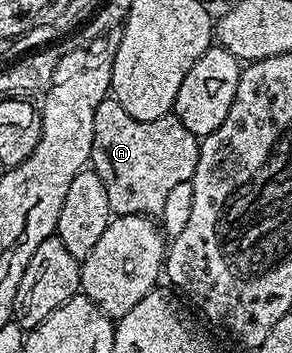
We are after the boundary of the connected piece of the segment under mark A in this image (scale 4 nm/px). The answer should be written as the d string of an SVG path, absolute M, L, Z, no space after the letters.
M113 97L100 101L92 129L90 163L100 181L104 181L104 189L108 189L111 212L115 216L158 217L170 194L181 183L183 186L193 179L199 142L199 136L188 133L173 114L156 121L136 121Z

